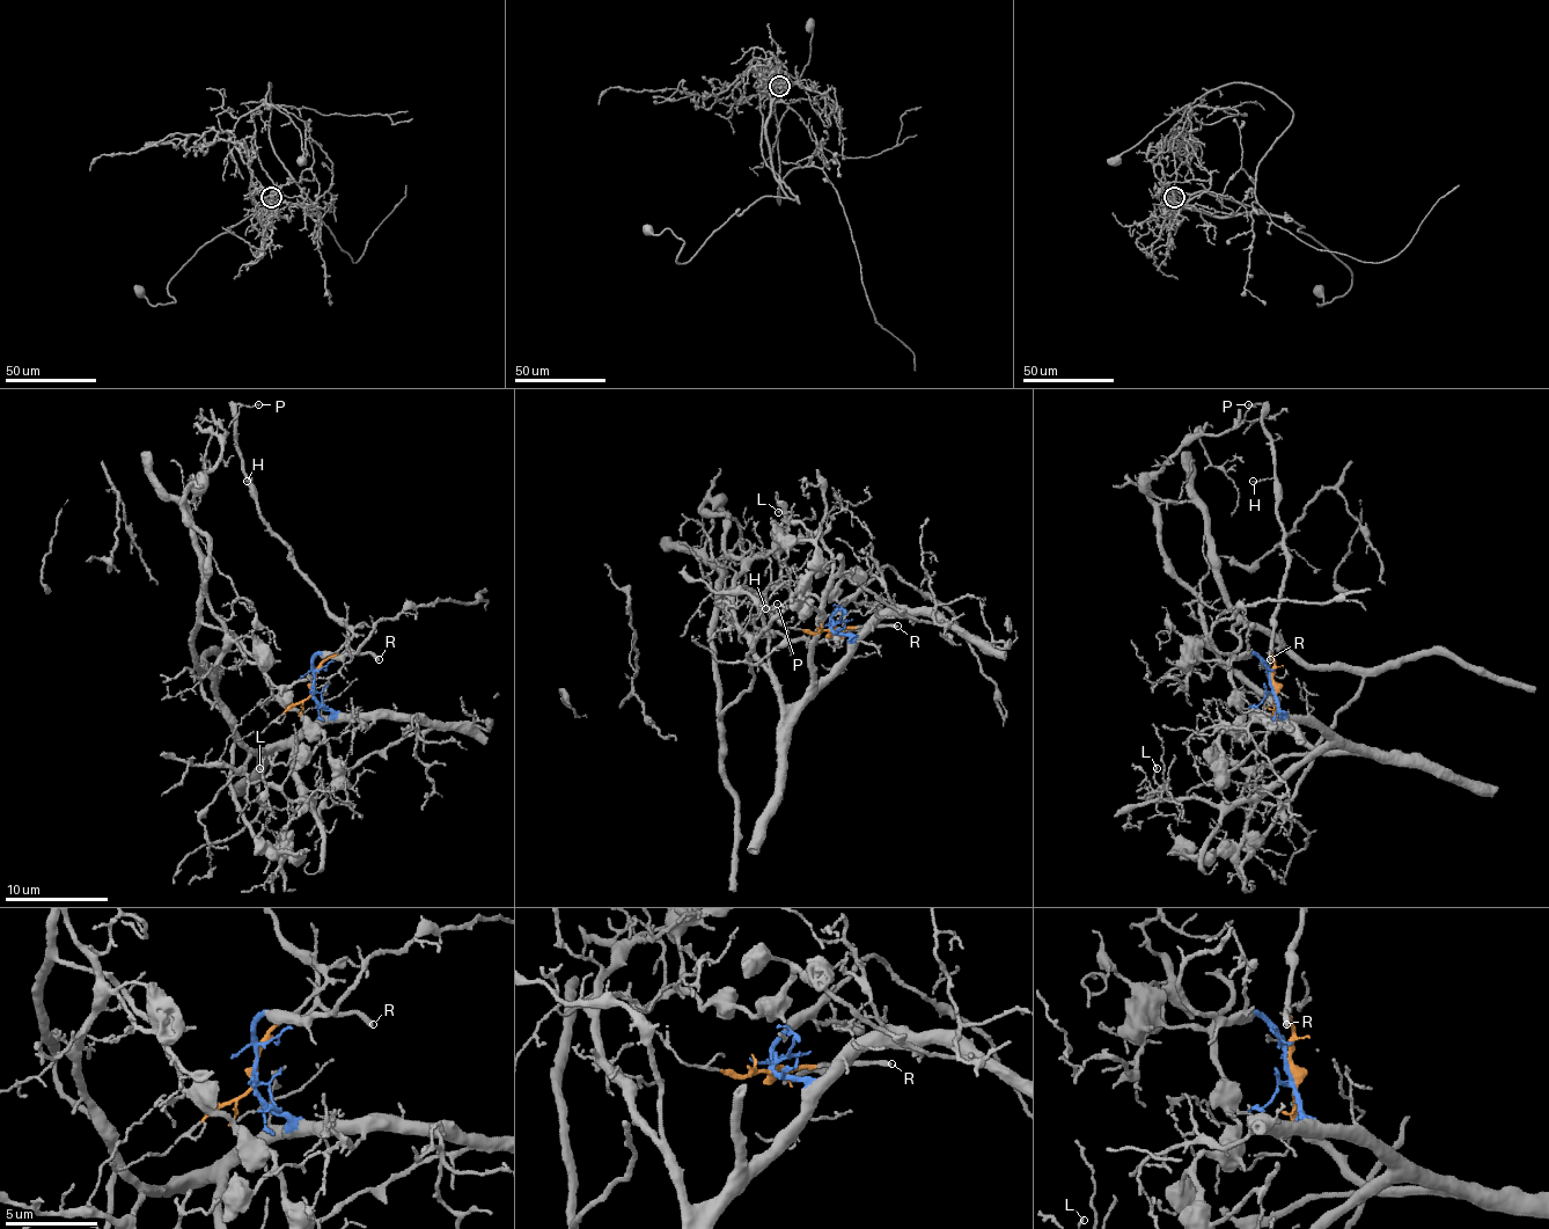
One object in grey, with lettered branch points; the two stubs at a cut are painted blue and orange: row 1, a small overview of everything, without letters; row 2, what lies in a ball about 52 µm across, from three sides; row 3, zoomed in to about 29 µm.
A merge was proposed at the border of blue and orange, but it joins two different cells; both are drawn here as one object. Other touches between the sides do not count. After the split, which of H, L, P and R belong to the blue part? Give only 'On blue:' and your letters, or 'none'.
On blue: L

